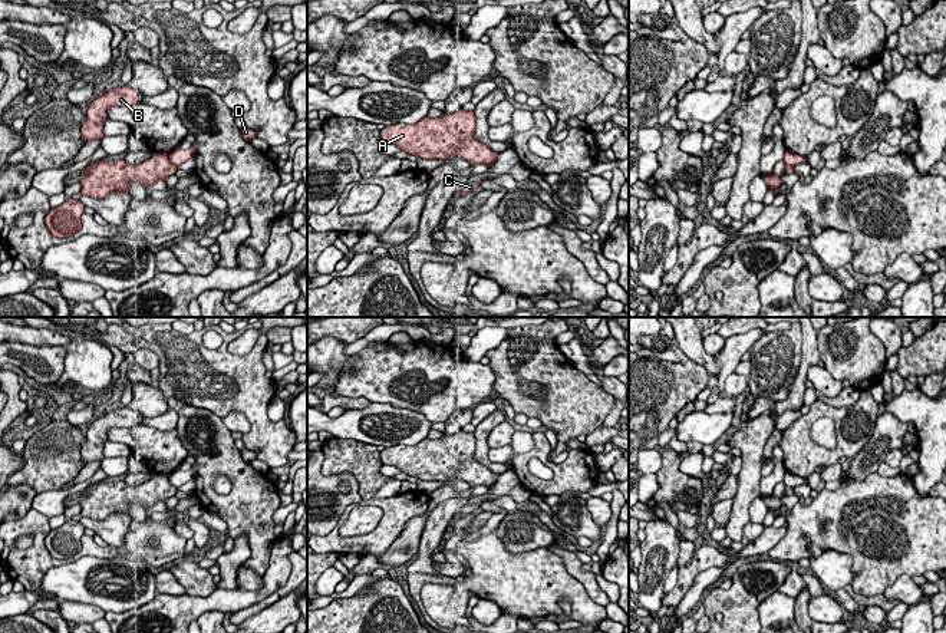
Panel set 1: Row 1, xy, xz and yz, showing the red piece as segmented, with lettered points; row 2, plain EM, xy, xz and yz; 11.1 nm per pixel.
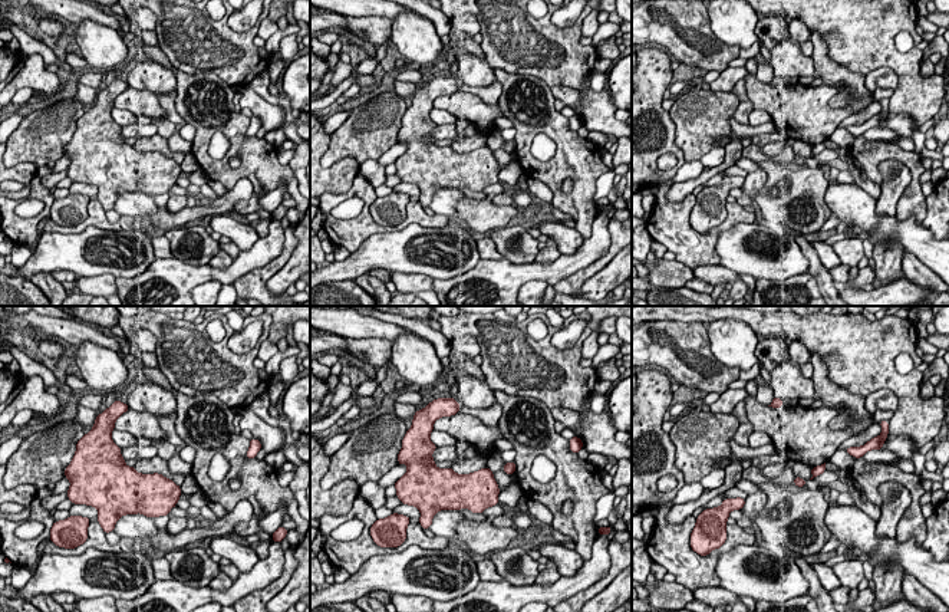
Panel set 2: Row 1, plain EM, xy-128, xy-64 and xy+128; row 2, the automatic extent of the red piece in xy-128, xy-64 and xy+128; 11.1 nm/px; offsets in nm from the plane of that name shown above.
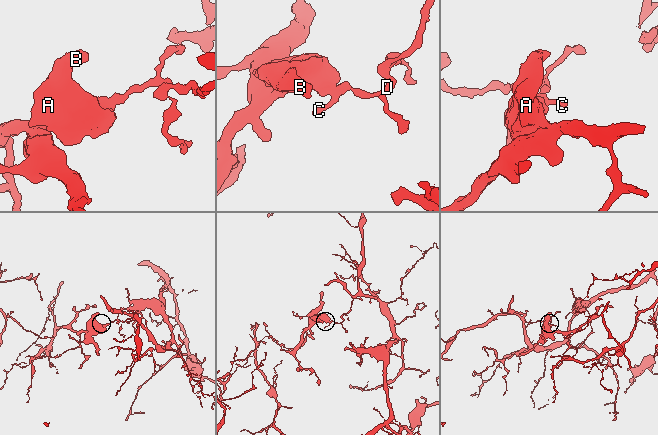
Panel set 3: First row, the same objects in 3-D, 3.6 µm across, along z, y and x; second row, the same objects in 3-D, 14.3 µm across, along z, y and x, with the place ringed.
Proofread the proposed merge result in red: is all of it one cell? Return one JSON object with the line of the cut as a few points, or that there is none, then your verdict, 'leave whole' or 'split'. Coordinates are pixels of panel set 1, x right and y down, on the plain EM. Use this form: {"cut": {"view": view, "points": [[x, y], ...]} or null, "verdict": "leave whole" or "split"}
{"cut": {"view": "xy", "points": [[167, 477], [177, 488]]}, "verdict": "split"}

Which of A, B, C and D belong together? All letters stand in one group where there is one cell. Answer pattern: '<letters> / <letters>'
A B / C D

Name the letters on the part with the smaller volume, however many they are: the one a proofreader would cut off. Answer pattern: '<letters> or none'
A, B

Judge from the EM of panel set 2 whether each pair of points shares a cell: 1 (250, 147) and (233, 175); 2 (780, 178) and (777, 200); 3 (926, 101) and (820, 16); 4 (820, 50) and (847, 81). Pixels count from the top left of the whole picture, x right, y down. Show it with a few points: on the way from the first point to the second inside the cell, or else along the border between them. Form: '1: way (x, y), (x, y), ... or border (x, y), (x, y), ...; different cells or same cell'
1: way (250, 154), (250, 161), (240, 171); same cell
2: way (780, 184), (780, 194); same cell
3: way (906, 72), (889, 55), (870, 45), (849, 23); same cell
4: way (823, 59), (839, 75); same cell

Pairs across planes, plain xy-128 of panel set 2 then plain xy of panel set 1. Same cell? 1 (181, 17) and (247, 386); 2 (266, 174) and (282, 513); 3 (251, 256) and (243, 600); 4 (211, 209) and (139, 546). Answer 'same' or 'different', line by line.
1: same
2: different
3: same
4: same

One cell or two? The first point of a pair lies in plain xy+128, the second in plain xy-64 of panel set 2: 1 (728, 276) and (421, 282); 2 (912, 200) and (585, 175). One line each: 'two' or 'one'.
1: one
2: one

